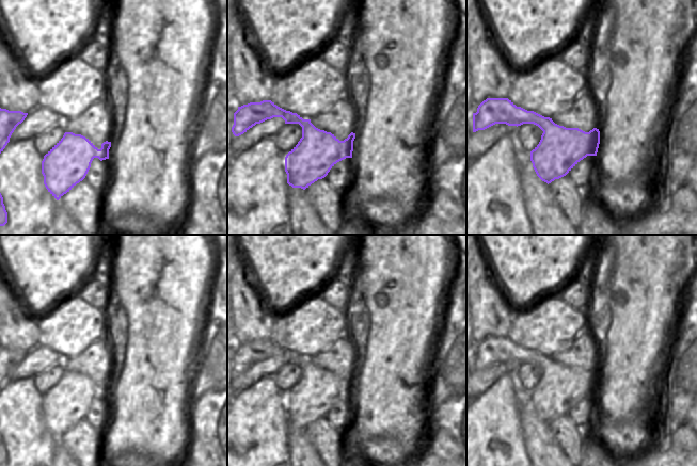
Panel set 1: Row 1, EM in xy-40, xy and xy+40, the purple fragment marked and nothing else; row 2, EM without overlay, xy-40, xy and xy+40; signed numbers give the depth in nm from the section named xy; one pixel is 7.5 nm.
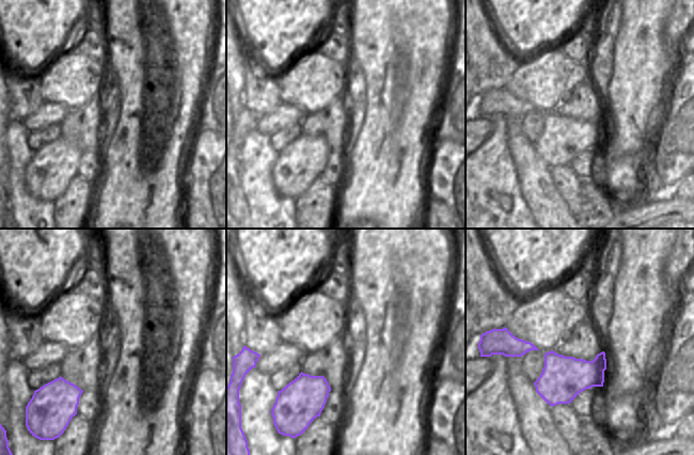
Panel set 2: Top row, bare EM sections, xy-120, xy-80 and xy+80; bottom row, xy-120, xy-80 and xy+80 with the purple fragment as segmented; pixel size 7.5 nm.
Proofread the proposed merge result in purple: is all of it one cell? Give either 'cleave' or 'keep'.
keep

